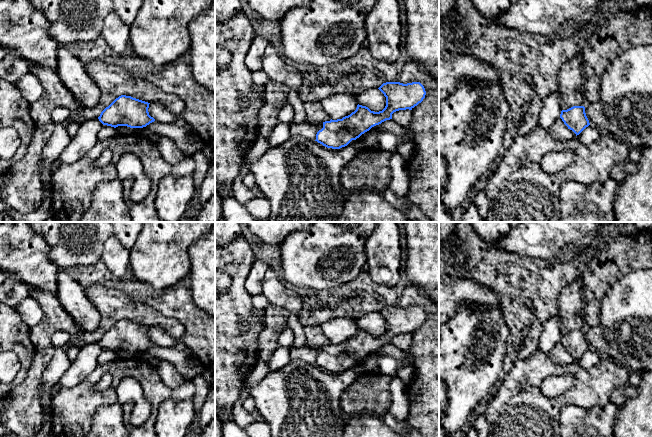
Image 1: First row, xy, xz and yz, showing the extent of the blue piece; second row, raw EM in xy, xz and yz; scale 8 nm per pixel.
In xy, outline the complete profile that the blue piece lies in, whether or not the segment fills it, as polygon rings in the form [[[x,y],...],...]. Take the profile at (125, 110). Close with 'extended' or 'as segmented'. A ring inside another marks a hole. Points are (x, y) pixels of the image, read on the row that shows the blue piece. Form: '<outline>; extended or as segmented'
[[[121,95],[106,107],[96,119],[85,121],[70,139],[70,143],[53,162],[53,168],[61,163],[70,163],[83,157],[97,142],[98,132],[103,125],[130,128],[143,128],[154,122],[155,119],[149,115],[148,102]]]; extended

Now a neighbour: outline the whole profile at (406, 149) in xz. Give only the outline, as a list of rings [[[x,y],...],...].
[[[402,142],[397,146],[397,153],[406,161],[413,157],[415,153],[415,145],[413,142]]]

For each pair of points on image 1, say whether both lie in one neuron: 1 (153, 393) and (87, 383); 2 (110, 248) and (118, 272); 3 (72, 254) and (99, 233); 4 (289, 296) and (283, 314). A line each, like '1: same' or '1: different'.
1: same
2: same
3: same
4: different

